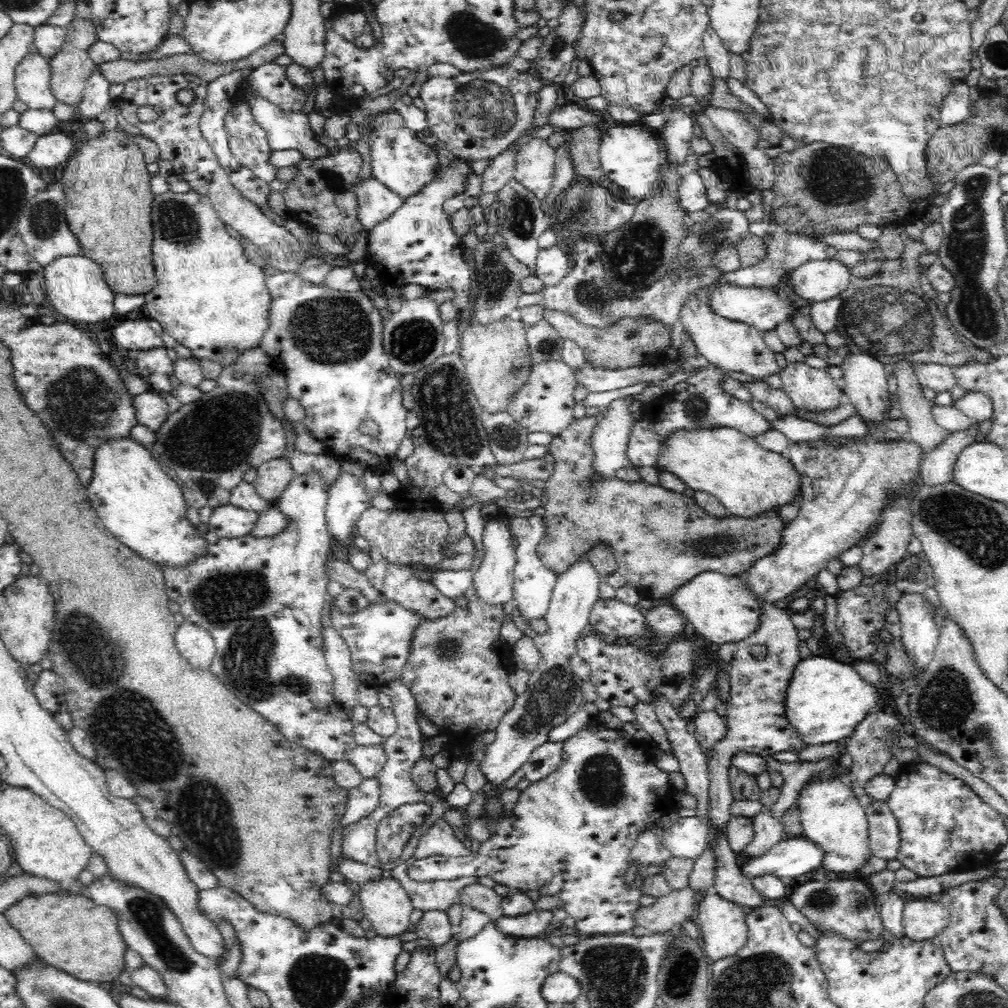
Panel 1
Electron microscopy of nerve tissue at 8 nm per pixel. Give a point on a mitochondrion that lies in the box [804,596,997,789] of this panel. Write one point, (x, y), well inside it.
(947, 695)

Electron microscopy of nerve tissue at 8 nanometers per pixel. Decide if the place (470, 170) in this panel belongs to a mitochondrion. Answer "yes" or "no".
no

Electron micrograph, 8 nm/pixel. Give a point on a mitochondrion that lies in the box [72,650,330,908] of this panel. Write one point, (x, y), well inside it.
(225, 853)

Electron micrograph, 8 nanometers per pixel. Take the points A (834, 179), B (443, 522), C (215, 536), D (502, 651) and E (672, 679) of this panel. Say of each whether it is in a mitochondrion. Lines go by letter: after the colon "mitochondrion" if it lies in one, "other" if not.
A: mitochondrion
B: other
C: other
D: other
E: mitochondrion

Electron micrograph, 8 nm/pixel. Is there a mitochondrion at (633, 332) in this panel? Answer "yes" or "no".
yes

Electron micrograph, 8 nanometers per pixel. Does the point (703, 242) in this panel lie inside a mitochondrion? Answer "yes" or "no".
yes

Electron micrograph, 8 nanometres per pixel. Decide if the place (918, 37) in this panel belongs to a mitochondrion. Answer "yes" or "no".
no

